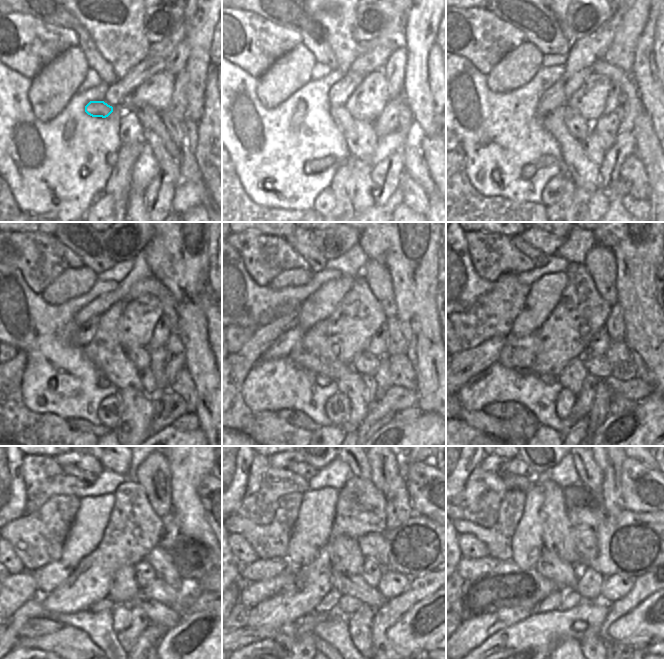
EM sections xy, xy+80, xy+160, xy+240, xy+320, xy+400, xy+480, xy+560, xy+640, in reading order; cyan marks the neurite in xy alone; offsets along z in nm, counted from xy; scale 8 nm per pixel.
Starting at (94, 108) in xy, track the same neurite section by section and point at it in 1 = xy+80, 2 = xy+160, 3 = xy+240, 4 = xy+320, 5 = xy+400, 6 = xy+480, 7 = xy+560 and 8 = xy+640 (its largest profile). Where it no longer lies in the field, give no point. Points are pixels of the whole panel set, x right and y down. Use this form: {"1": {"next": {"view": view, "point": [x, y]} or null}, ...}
{"1": {"next": {"view": "xy+80", "point": [342, 118]}}, "2": {"next": {"view": "xy+160", "point": [579, 127]}}, "3": {"next": {"view": "xy+240", "point": [140, 356]}}, "4": {"next": {"view": "xy+320", "point": [366, 363]}}, "5": {"next": {"view": "xy+400", "point": [598, 366]}}, "6": {"next": {"view": "xy+480", "point": [159, 590]}}, "7": {"next": {"view": "xy+560", "point": [392, 584]}}, "8": {"next": {"view": "xy+640", "point": [615, 587]}}}

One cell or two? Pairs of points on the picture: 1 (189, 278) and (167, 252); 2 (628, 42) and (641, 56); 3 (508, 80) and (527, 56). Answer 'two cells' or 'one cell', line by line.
1: one cell
2: two cells
3: one cell

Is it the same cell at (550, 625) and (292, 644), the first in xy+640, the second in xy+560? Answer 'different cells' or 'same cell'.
same cell

